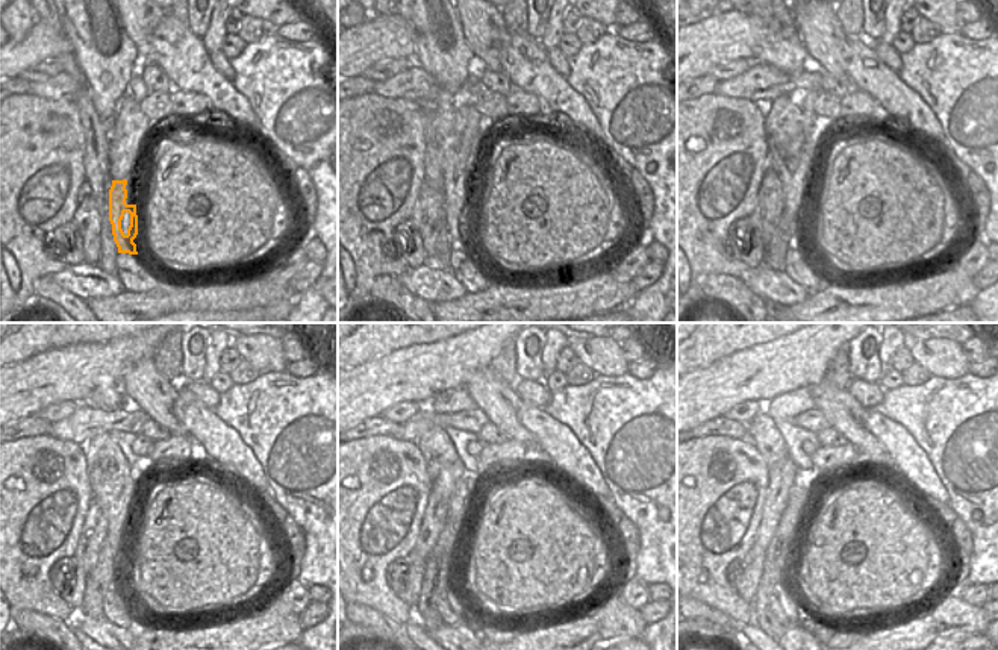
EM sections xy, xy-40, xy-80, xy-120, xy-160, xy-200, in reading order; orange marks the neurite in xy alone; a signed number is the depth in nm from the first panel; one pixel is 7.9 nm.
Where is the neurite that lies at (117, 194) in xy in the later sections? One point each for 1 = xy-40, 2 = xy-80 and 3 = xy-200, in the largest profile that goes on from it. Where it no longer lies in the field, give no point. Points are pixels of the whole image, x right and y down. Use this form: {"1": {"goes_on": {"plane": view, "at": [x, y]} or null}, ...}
{"1": {"goes_on": {"plane": "xy-40", "at": [449, 124]}}, "2": {"goes_on": {"plane": "xy-80", "at": [791, 152]}}, "3": {"goes_on": {"plane": "xy-200", "at": [762, 432]}}}

